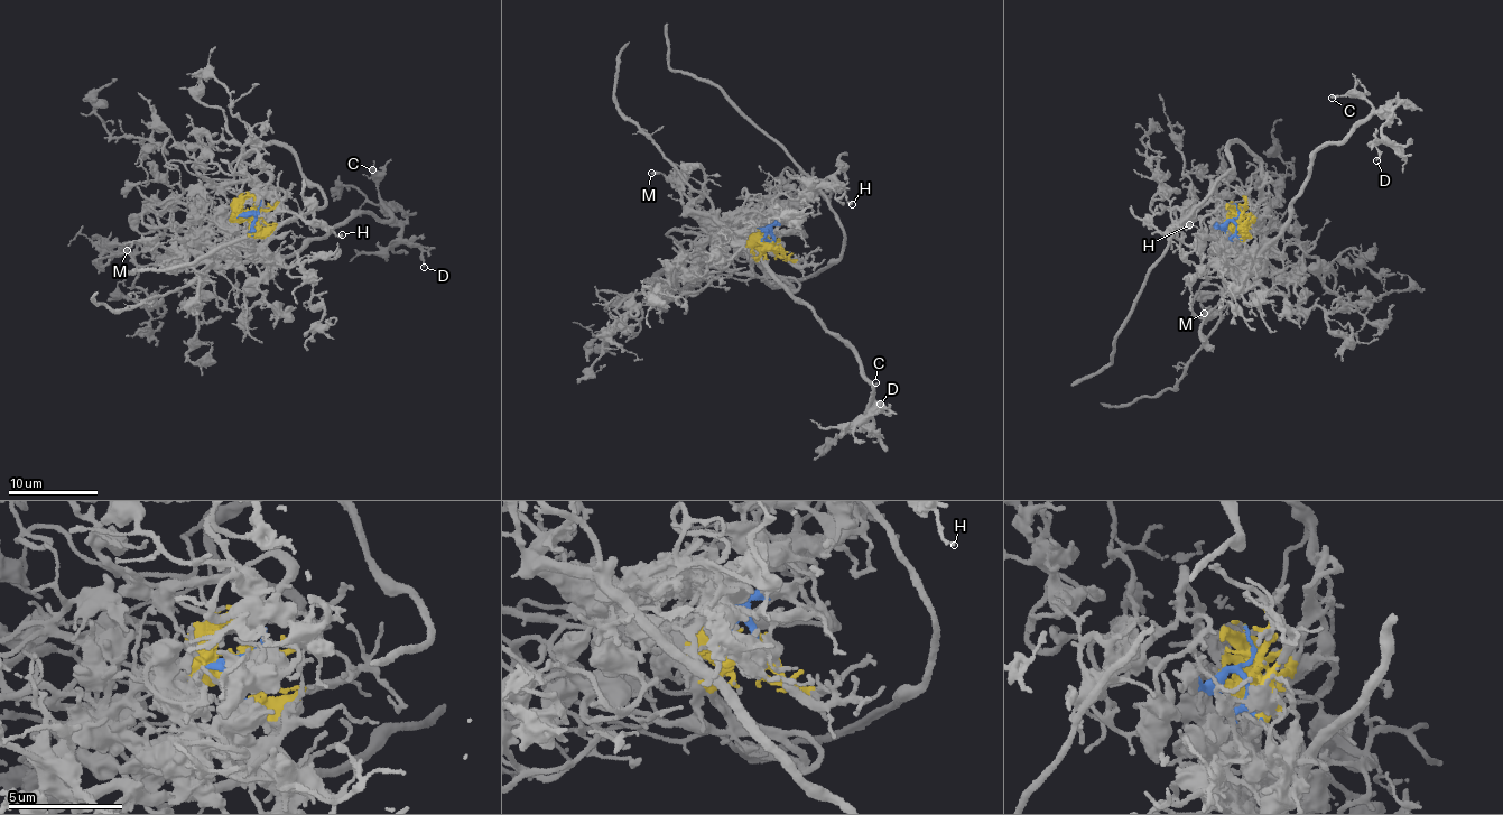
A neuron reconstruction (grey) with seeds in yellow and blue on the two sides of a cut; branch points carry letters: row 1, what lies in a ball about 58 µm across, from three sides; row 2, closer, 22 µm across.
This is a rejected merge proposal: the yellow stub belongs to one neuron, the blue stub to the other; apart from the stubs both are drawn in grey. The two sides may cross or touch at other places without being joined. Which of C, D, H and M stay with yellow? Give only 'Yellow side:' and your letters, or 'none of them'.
Yellow side: C, D, M

